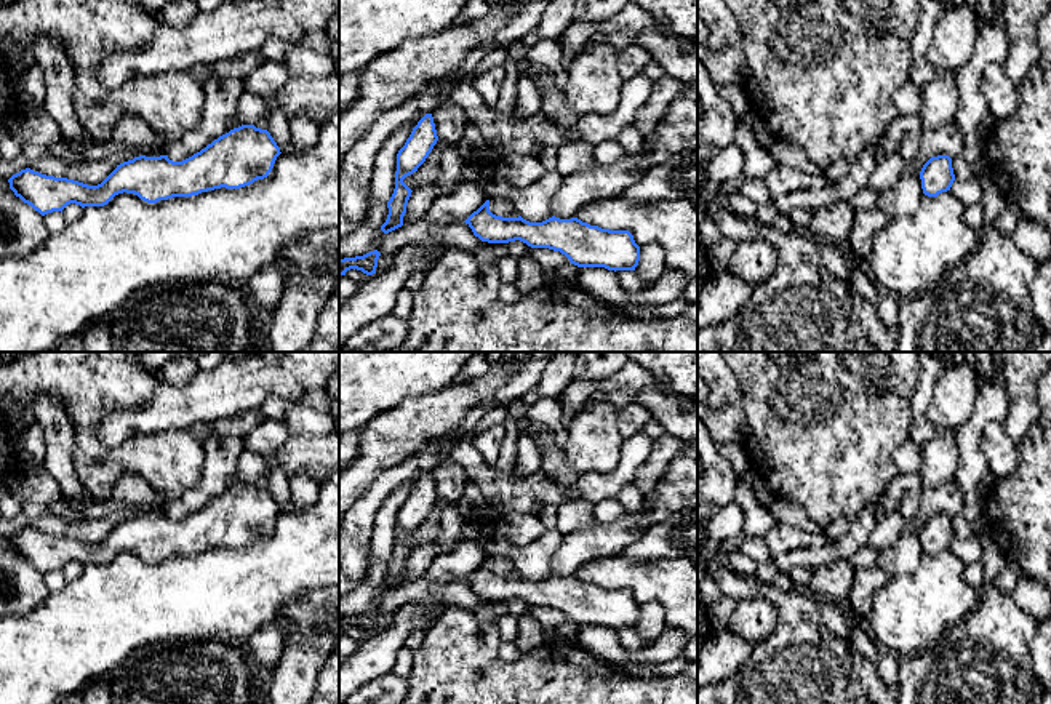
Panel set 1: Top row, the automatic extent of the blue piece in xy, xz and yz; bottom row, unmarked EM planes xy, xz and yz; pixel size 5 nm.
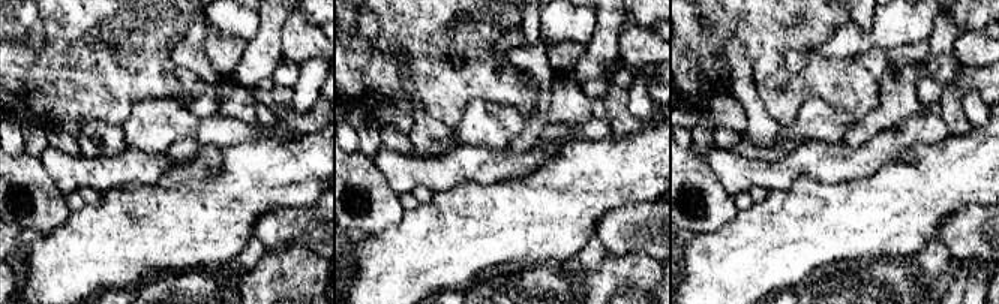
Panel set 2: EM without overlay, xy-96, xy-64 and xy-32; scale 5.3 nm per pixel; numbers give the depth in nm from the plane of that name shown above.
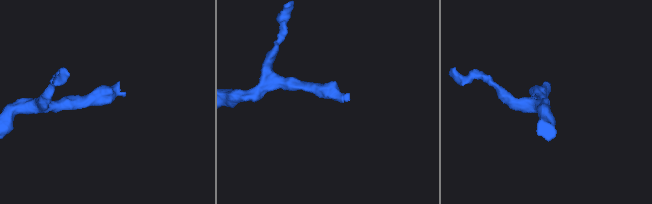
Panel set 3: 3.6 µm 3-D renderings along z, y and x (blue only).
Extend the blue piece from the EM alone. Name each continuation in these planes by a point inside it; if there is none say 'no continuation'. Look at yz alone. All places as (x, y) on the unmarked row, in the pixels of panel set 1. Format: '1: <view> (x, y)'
no continuation

